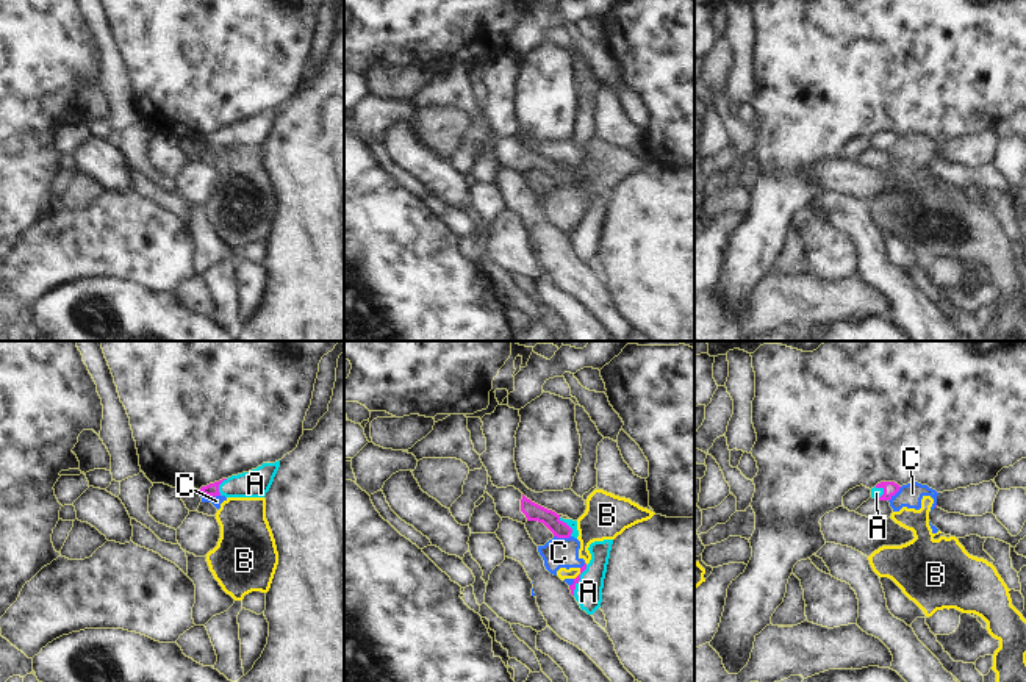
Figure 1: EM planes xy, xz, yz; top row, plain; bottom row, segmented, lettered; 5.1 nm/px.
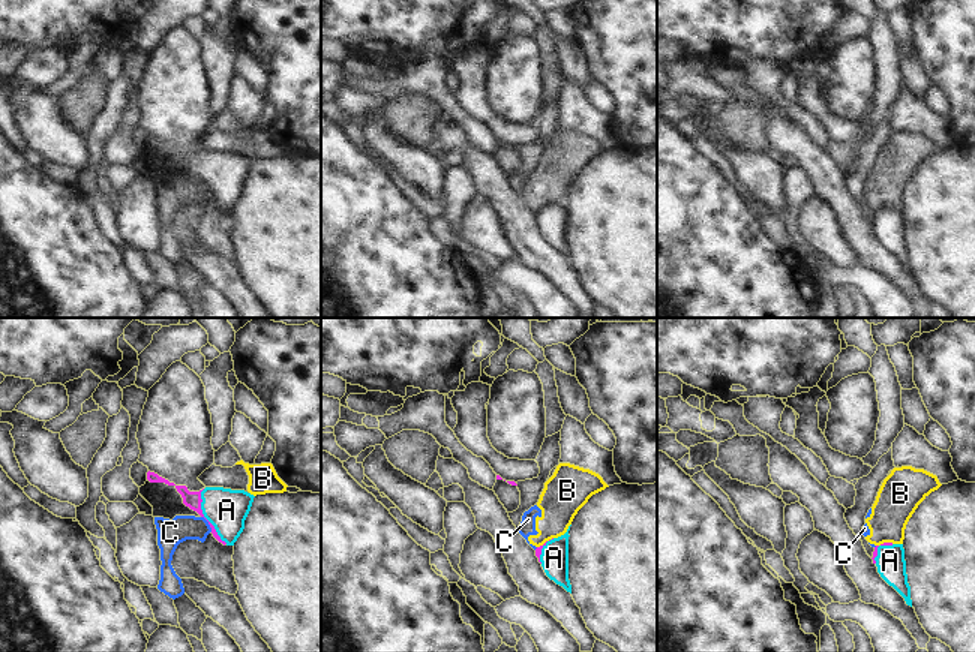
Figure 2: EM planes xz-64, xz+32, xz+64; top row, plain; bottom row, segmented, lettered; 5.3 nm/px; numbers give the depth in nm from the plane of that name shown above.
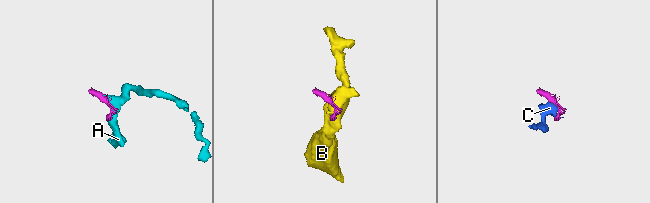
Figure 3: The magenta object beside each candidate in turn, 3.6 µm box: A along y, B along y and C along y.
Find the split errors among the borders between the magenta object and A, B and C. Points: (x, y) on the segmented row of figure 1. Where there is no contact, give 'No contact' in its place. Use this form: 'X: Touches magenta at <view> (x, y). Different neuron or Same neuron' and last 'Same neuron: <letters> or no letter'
A: Touches magenta at xz (568, 526). Same neuron
B: Touches magenta at xz (579, 574). Different neuron
C: Touches magenta at xy (210, 495). Different neuron
Same neuron: A

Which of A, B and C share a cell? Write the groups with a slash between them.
A / B C

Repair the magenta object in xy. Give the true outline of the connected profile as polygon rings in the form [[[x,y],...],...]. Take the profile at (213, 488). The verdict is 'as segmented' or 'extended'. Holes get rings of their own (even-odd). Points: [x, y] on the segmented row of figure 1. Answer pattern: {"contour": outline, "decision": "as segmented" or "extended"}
{"contour": [[[280,460],[275,463],[263,463],[249,472],[231,476],[228,479],[202,486],[200,491],[214,497],[264,497],[274,482],[278,468]]], "decision": "extended"}

